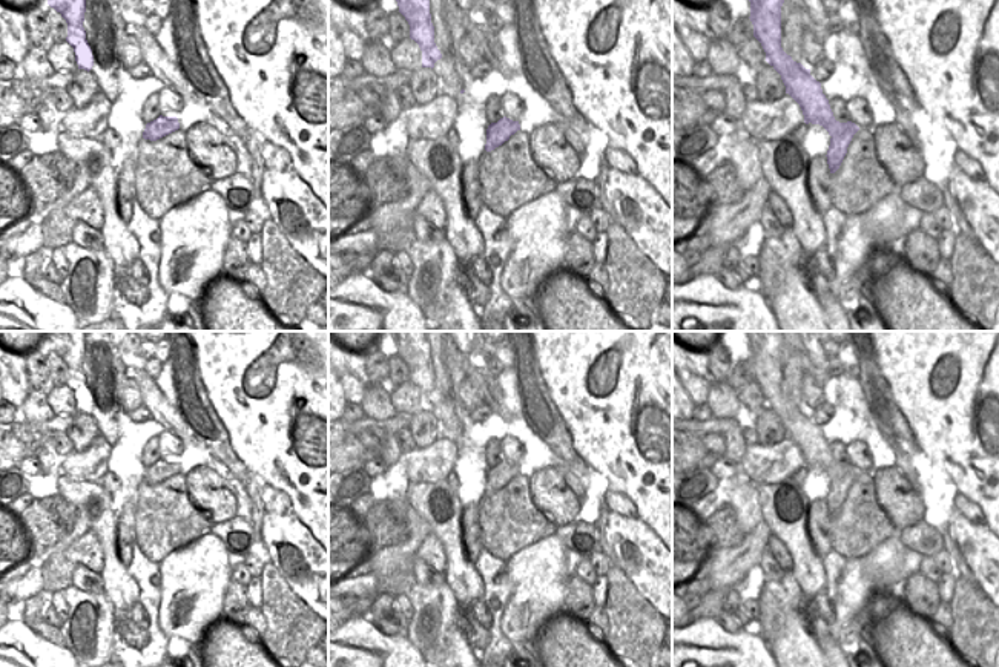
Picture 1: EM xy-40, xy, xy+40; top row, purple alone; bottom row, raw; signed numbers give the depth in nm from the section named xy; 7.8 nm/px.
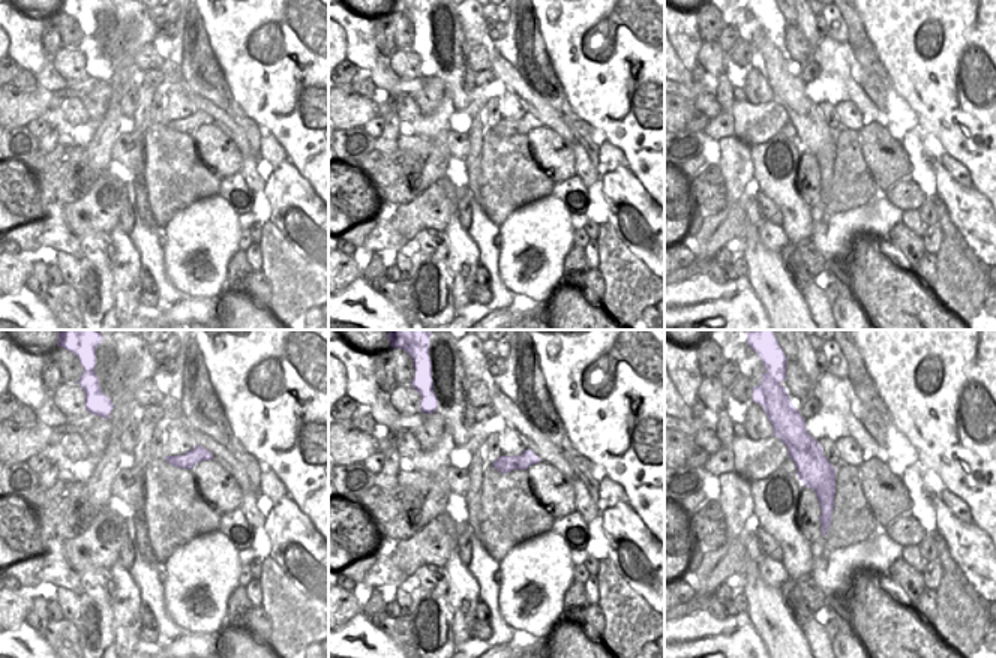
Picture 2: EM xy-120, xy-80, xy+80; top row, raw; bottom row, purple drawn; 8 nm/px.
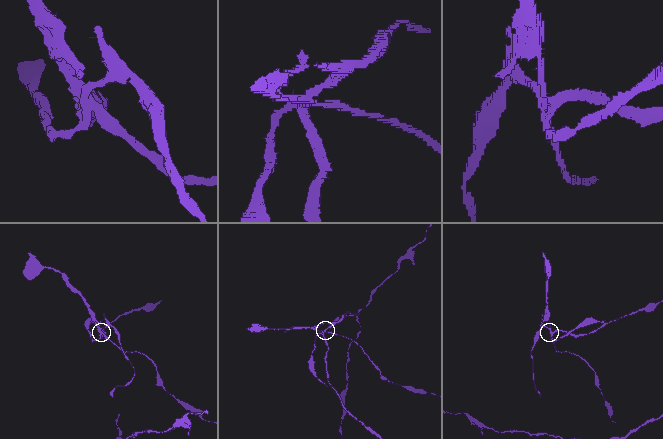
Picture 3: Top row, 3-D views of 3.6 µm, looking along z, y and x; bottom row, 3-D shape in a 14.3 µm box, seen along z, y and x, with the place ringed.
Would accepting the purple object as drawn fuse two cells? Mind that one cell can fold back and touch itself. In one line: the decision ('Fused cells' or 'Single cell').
Fused cells

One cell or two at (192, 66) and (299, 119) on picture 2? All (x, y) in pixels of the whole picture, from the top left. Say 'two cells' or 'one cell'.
two cells

